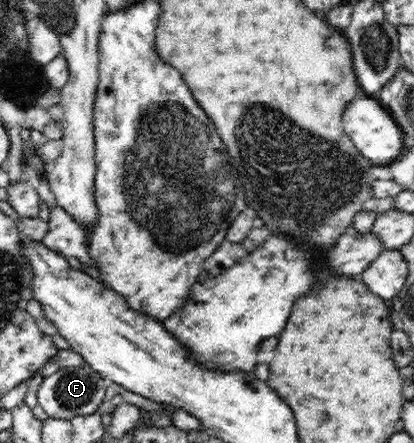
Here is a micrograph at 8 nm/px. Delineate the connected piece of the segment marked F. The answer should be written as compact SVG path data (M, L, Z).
M89 364L81 368L59 368L43 378L37 389L38 405L51 419L70 421L77 415L89 415L98 411L110 381L103 379Z

